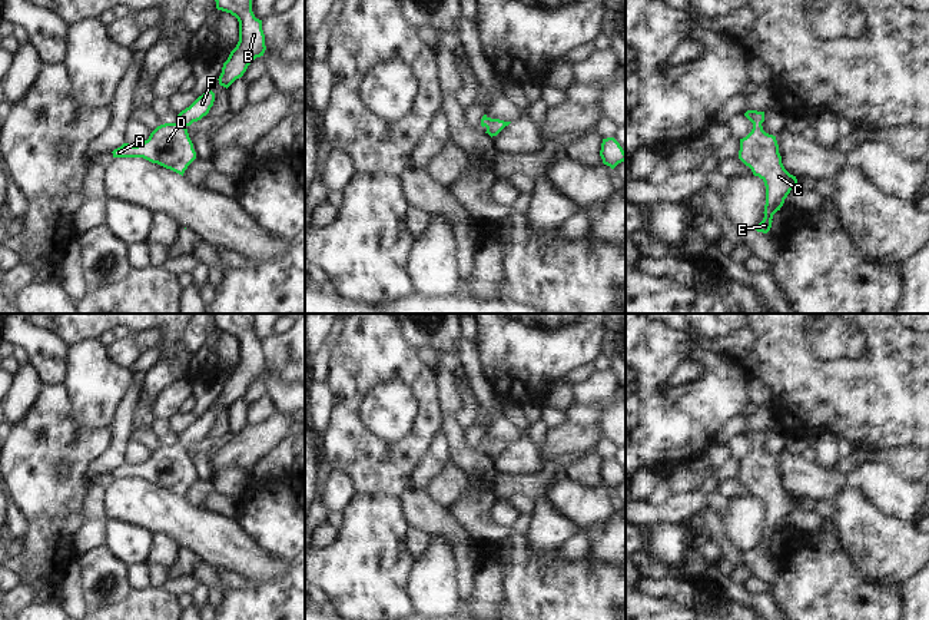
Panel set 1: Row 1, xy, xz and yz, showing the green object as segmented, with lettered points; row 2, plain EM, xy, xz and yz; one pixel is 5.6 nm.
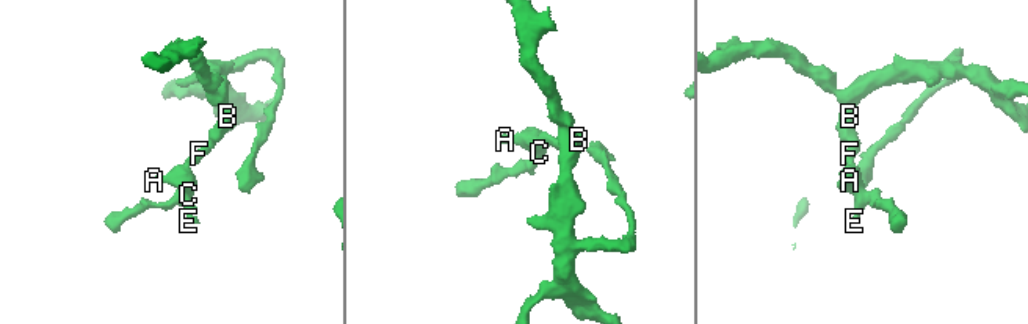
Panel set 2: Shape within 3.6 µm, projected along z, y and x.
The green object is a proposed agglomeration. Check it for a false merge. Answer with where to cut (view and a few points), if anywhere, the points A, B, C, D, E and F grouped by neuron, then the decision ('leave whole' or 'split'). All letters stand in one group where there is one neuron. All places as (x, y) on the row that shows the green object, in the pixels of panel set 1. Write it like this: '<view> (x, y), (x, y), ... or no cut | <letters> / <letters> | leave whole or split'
no cut | A B C D E F | leave whole

